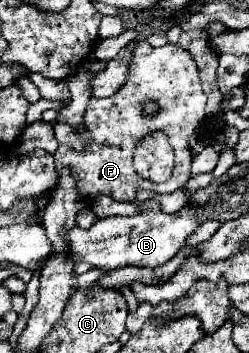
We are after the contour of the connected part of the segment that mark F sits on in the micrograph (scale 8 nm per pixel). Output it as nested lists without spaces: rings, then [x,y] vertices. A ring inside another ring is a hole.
[[[166,44],[154,48],[148,56],[134,56],[130,62],[130,80],[110,98],[92,98],[84,114],[84,130],[74,128],[74,136],[88,134],[92,140],[84,142],[84,150],[74,150],[68,144],[60,144],[56,150],[56,170],[72,170],[76,180],[76,192],[82,200],[94,202],[98,196],[110,196],[114,200],[134,200],[142,190],[142,178],[132,168],[132,148],[142,136],[166,126],[166,134],[172,140],[175,164],[166,192],[174,192],[188,182],[190,172],[190,148],[188,140],[198,130],[206,108],[206,94],[202,92],[198,68],[188,50]],[[144,104],[158,104],[156,114],[144,114]]]

